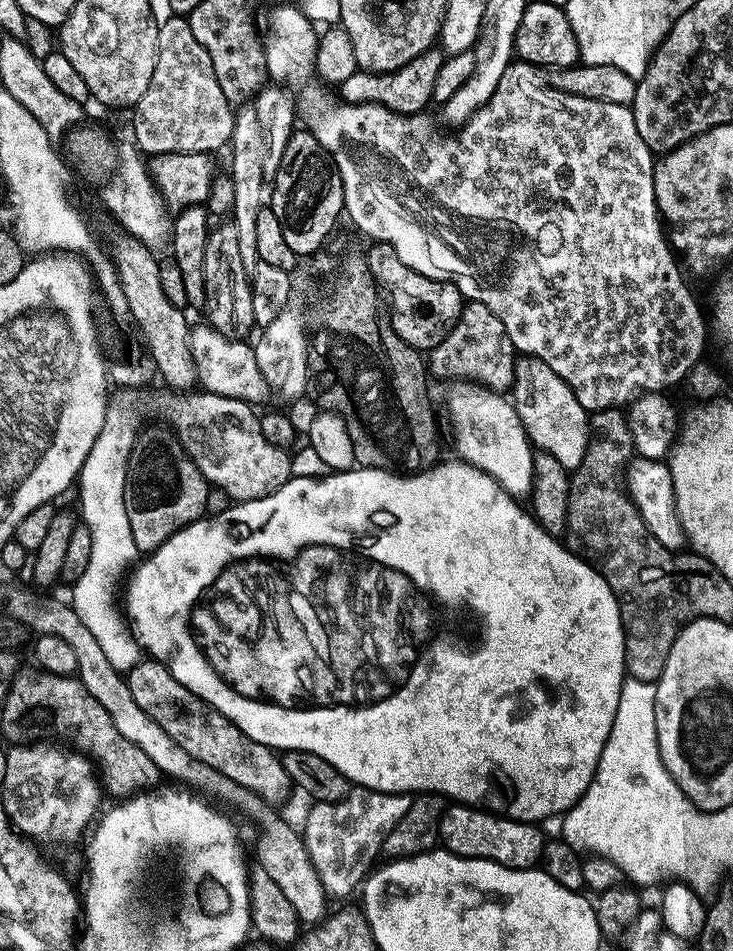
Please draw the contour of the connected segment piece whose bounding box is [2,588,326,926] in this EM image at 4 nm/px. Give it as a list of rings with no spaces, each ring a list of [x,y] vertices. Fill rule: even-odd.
[[[8,588],[4,592],[2,612],[5,616],[18,618],[18,622],[22,622],[33,633],[41,632],[44,636],[61,636],[64,639],[61,641],[66,647],[74,650],[79,683],[83,684],[84,689],[106,709],[106,714],[110,714],[110,718],[114,718],[114,726],[118,726],[121,734],[130,742],[134,742],[134,746],[138,746],[138,750],[143,750],[150,757],[150,762],[154,762],[154,766],[158,766],[158,770],[165,777],[173,776],[174,779],[184,783],[181,785],[187,786],[205,797],[213,796],[213,798],[208,797],[213,801],[225,800],[226,803],[241,808],[256,823],[256,828],[260,831],[256,836],[255,863],[262,870],[266,870],[266,874],[270,874],[270,879],[278,885],[282,894],[286,894],[286,898],[294,906],[296,916],[301,922],[311,926],[319,924],[324,919],[326,893],[310,862],[310,854],[304,845],[303,835],[297,829],[295,832],[276,813],[279,811],[275,807],[265,804],[259,796],[255,796],[241,784],[235,784],[223,772],[214,770],[210,766],[206,766],[206,762],[186,754],[186,750],[182,750],[182,746],[178,746],[178,742],[174,742],[174,738],[170,738],[170,734],[166,734],[166,730],[162,730],[162,726],[158,726],[158,722],[154,722],[154,718],[150,718],[150,714],[146,714],[146,710],[142,710],[142,706],[138,706],[134,702],[134,694],[130,694],[127,679],[116,671],[110,658],[106,658],[106,650],[102,650],[102,646],[98,646],[94,634],[90,634],[90,630],[86,630],[86,626],[82,626],[82,618],[78,618],[71,603],[64,601],[63,604],[62,601],[55,600],[52,596],[39,596],[38,593],[31,592],[28,588]]]

